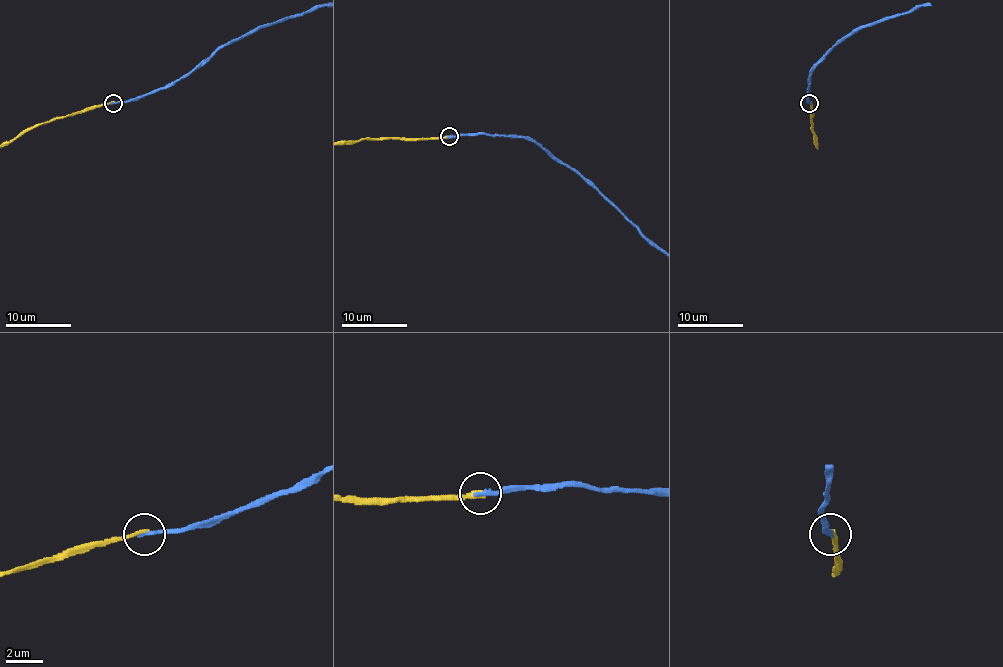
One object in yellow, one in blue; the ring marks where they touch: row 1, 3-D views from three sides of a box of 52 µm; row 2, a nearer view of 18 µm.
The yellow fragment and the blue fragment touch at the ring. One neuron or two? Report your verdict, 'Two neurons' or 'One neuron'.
Two neurons

